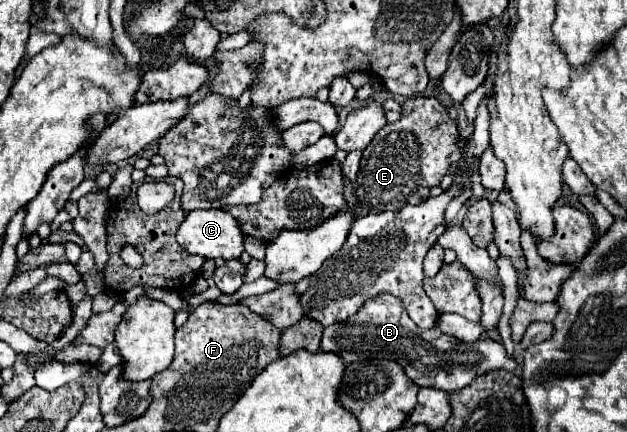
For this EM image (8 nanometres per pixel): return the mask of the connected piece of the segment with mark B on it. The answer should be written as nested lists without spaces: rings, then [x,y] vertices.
[[[380,294],[378,298],[366,302],[364,310],[354,318],[326,326],[320,348],[338,354],[348,364],[366,358],[394,360],[404,366],[406,374],[418,382],[418,386],[434,386],[444,392],[458,392],[482,374],[494,370],[516,372],[520,366],[516,358],[510,356],[496,340],[480,338],[476,342],[464,342],[440,332],[438,326],[430,330],[418,330],[418,326],[406,314],[402,302],[390,294]]]

